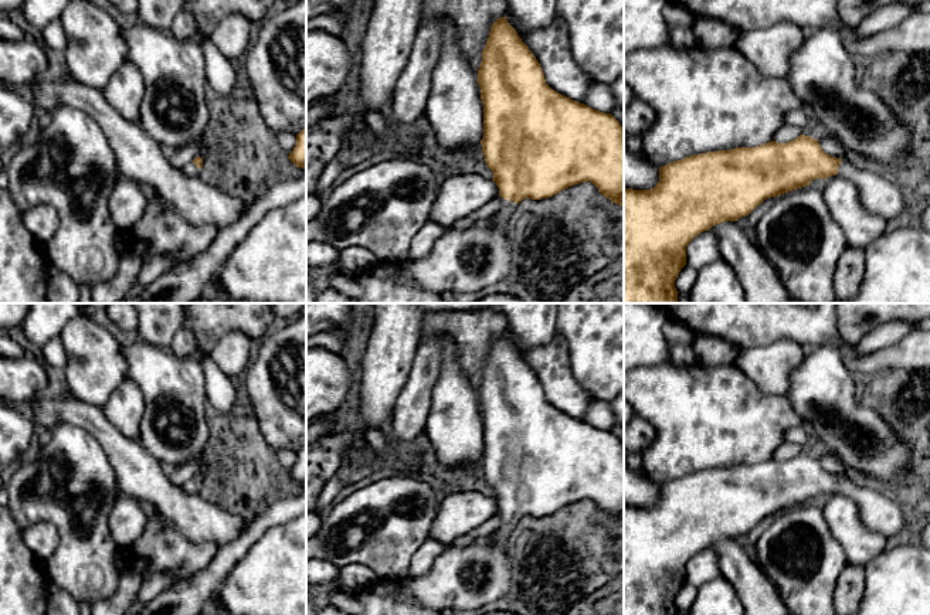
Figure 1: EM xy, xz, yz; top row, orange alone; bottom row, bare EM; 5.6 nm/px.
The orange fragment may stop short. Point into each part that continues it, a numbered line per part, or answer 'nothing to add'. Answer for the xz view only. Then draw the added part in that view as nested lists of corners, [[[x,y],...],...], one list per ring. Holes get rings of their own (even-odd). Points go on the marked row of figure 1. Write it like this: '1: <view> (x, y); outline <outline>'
1: xz (503, 218); outline [[[505,200],[502,204],[502,208],[492,215],[492,222],[496,224],[499,228],[505,230],[506,232],[510,232],[510,230],[515,227],[515,213],[516,213],[517,204]]]

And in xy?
1: xy (190, 169); outline [[[191,162],[189,164],[186,164],[183,169],[183,173],[189,174],[189,176],[200,176],[201,170]]]

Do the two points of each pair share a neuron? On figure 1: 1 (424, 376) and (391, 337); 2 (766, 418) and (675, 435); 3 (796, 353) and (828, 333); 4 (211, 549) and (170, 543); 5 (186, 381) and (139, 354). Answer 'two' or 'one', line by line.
1: two
2: one
3: two
4: one
5: one

